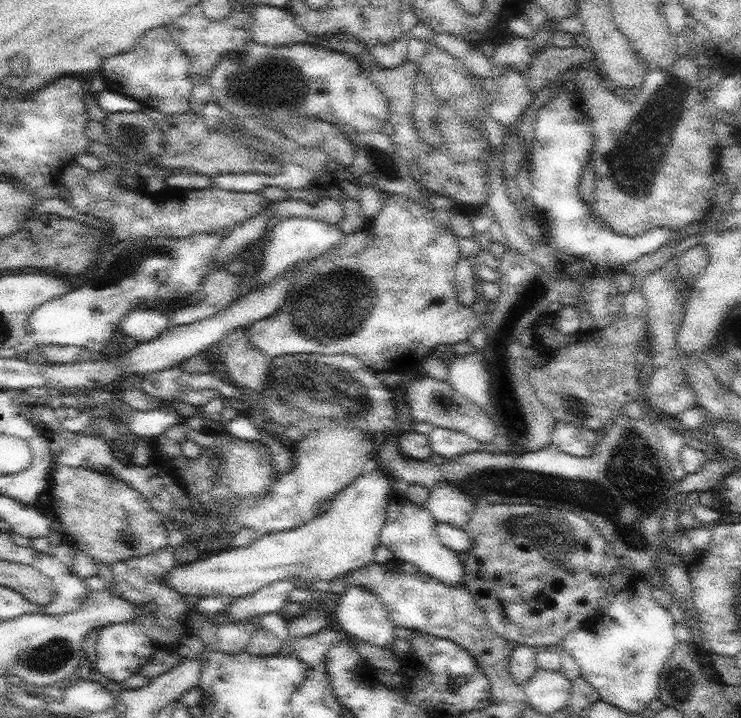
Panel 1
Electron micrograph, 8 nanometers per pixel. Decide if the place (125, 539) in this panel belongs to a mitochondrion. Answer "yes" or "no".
yes

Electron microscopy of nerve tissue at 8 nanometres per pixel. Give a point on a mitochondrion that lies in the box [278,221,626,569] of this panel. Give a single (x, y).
(528, 300)

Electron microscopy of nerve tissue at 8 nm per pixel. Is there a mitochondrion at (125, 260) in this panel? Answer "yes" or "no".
yes

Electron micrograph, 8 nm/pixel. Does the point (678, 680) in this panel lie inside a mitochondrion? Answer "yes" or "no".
yes

